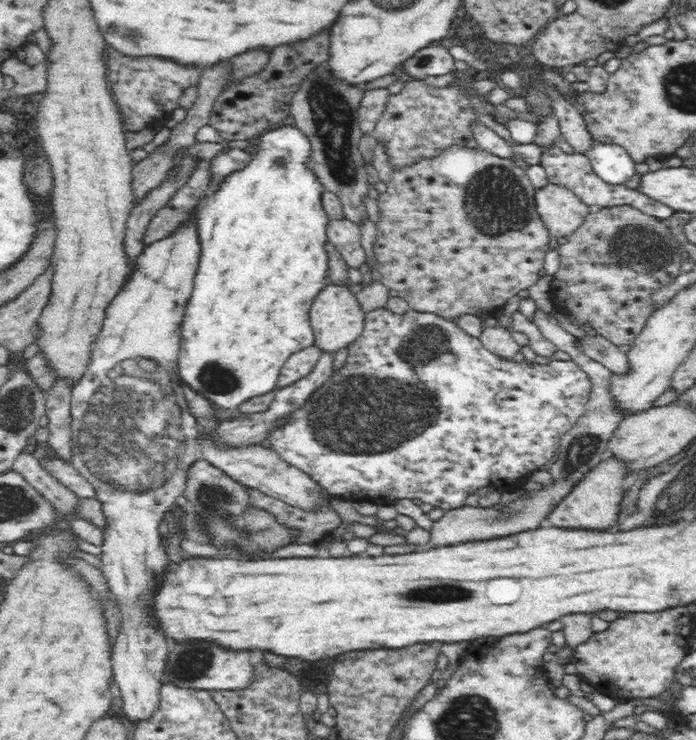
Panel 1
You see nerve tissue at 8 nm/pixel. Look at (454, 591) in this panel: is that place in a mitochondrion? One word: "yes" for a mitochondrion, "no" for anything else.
yes

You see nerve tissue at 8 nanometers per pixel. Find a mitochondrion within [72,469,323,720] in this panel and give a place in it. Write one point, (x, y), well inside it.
(191, 665)

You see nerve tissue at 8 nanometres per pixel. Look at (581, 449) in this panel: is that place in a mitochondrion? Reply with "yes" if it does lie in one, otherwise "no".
yes

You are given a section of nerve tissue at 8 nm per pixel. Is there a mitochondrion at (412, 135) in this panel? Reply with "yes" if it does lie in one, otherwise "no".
yes

